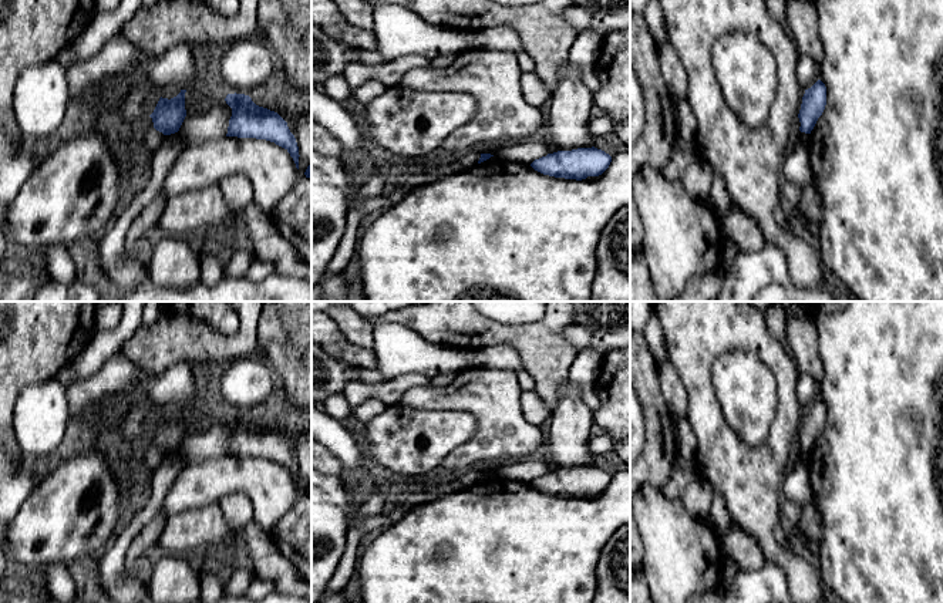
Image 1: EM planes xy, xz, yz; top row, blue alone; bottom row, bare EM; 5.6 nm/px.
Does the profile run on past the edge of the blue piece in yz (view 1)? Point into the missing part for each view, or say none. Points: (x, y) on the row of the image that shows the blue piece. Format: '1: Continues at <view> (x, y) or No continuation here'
1: No continuation here

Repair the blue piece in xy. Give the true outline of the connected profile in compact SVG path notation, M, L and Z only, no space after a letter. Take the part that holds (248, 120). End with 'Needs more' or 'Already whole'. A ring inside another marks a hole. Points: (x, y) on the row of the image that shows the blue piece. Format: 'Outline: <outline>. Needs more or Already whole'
Outline: M228 94L226 104L232 108L226 137L256 138L275 142L284 148L299 169L299 146L287 122L275 111L256 105L249 95Z. Already whole

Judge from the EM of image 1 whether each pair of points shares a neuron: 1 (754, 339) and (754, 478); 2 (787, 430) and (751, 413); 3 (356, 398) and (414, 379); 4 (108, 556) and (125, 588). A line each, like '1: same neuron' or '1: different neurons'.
1: same neuron
2: different neurons
3: same neuron
4: same neuron

